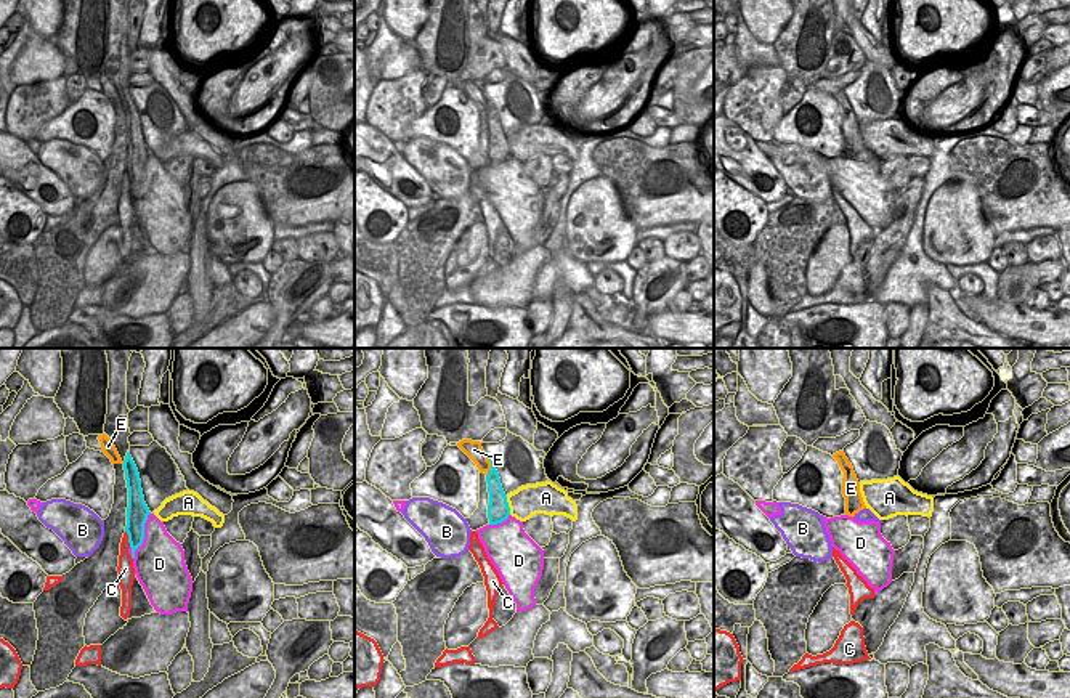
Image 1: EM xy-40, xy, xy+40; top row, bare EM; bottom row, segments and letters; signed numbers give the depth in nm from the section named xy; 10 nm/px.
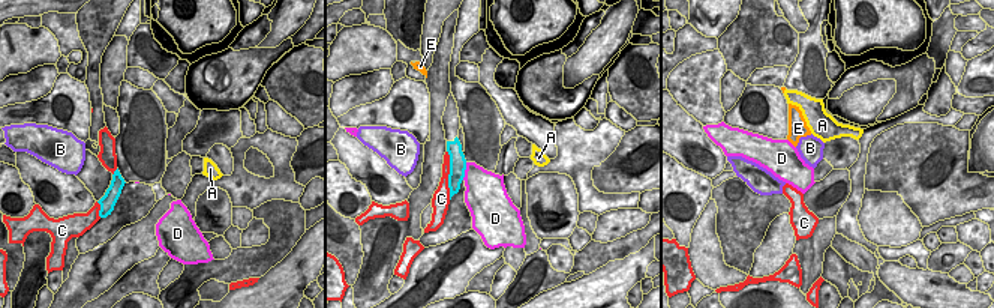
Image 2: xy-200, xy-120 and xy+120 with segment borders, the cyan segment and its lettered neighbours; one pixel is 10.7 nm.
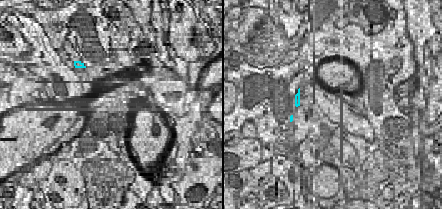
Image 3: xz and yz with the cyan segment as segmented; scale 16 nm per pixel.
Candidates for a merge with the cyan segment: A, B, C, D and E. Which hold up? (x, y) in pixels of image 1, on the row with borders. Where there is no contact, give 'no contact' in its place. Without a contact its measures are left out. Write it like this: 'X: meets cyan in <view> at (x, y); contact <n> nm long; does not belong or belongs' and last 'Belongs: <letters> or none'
A: meets cyan in xy at (507, 506); contact 200 nm long; does not belong
B: no contact; does not belong
C: meets cyan in xy-40 at (129, 538); contact 180 nm long; does not belong
D: meets cyan in xy-40 at (143, 536); contact 500 nm long; does not belong
E: meets cyan in xy at (491, 467); contact 200 nm long; does not belong
Belongs: none

